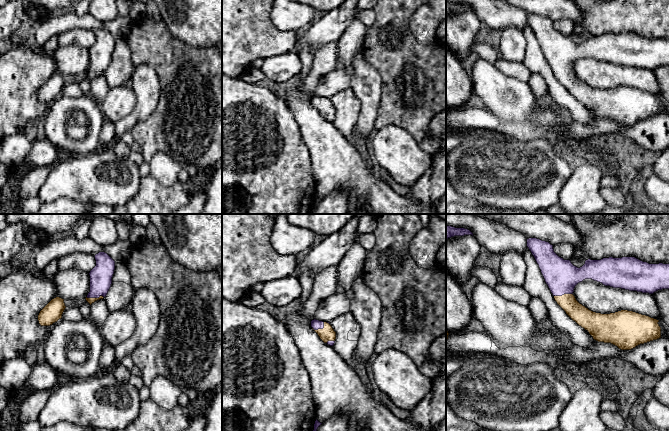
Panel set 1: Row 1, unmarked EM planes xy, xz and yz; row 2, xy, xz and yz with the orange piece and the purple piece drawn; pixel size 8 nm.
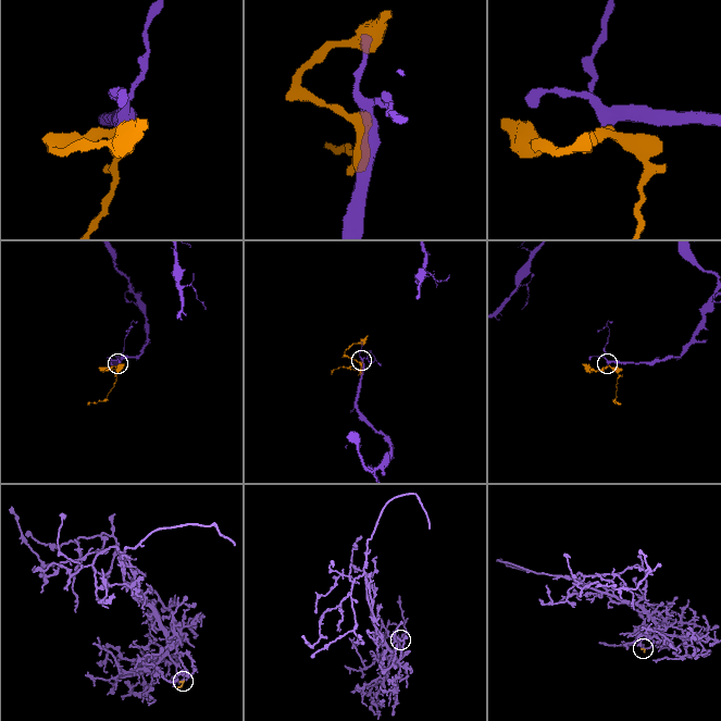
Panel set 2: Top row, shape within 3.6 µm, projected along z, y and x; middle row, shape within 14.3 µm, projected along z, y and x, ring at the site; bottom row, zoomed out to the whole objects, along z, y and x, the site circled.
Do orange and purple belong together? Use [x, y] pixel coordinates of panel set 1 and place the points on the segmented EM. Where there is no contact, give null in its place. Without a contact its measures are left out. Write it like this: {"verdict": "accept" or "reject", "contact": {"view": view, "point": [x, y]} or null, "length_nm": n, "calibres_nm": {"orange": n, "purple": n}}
{"verdict": "accept", "contact": {"view": "yz", "point": [564, 294]}, "length_nm": 150, "calibres_nm": {"orange": 150, "purple": 260}}

